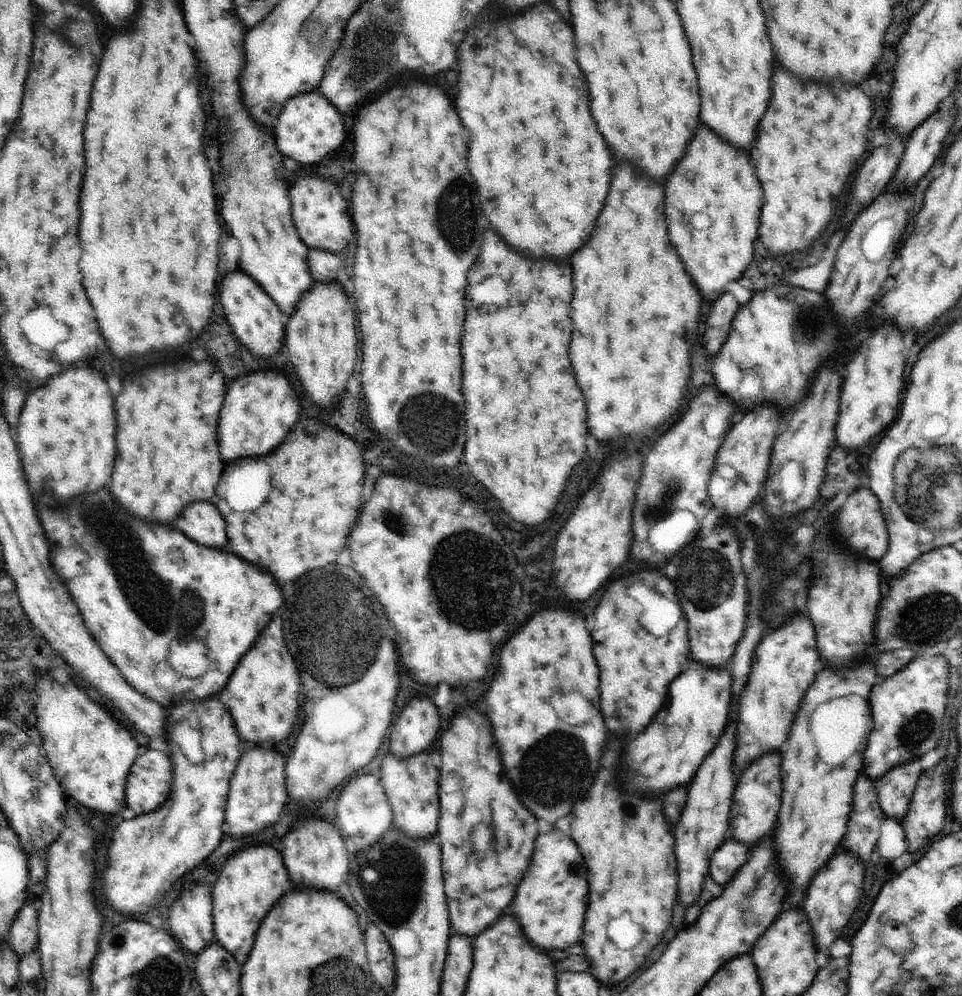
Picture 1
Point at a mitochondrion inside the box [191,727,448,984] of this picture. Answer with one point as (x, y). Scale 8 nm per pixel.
(383, 878)

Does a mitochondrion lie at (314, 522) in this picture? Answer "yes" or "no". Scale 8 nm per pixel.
no

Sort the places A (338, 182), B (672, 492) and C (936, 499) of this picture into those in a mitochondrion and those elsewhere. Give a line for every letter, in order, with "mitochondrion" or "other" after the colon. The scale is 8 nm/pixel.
A: other
B: mitochondrion
C: mitochondrion

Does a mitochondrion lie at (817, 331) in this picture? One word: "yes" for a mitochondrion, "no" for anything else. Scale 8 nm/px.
yes

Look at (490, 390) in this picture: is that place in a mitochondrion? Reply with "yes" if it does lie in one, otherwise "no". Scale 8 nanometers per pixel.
no

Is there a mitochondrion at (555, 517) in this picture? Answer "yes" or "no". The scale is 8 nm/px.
no

